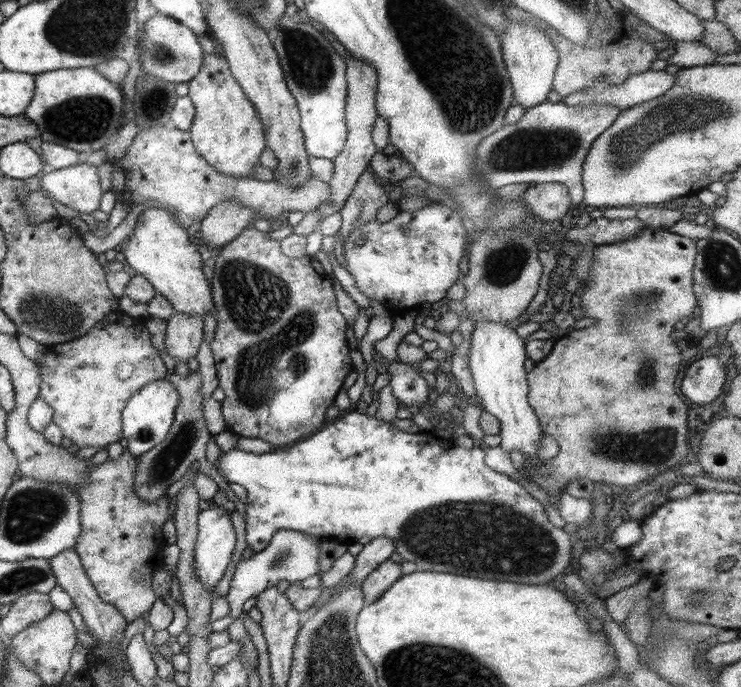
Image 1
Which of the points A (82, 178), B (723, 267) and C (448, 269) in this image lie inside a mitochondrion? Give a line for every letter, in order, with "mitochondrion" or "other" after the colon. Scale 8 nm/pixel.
A: other
B: mitochondrion
C: other

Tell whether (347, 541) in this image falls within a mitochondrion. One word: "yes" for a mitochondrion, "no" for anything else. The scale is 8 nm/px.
no

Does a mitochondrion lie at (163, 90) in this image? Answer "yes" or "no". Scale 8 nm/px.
yes

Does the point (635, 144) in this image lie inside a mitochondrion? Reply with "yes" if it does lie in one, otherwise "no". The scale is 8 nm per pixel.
yes

